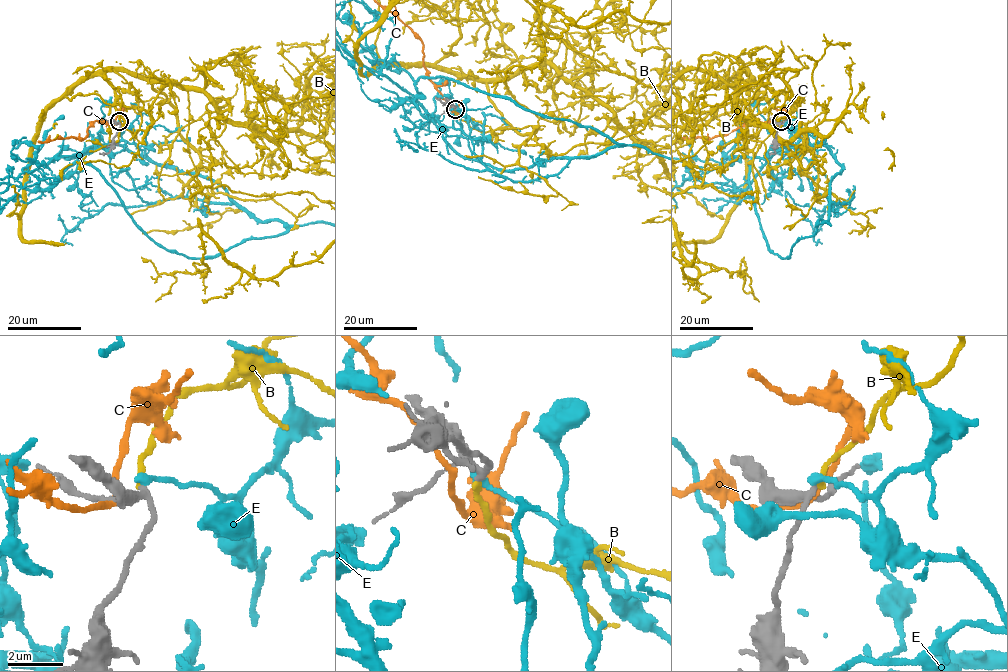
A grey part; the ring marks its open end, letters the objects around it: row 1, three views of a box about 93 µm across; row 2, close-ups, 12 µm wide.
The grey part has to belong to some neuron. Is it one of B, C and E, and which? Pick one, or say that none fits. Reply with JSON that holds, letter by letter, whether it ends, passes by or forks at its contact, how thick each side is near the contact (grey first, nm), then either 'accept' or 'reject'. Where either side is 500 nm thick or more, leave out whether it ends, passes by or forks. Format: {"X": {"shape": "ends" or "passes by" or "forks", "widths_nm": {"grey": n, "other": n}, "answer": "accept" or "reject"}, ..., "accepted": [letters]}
{"B": {"shape": "ends", "widths_nm": {"grey": 180, "other": 240}, "answer": "accept"}, "C": {"shape": "passes by", "widths_nm": {"grey": 240, "other": 200}, "answer": "reject"}, "E": {"shape": "ends", "widths_nm": {"grey": 180, "other": 280}, "answer": "reject"}, "accepted": ["B"]}

